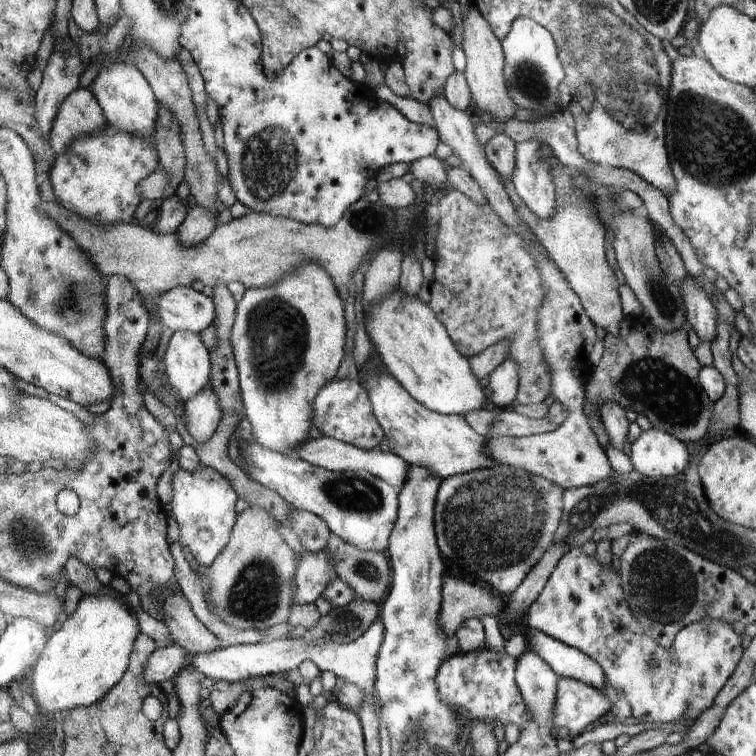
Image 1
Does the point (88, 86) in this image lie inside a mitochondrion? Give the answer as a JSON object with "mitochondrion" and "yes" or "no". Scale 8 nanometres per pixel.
{"mitochondrion":"no"}

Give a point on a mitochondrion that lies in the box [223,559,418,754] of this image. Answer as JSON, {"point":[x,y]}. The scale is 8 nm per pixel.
{"point":[348,624]}

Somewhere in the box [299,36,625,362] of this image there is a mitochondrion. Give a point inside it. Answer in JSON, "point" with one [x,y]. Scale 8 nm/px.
{"point":[529,79]}

